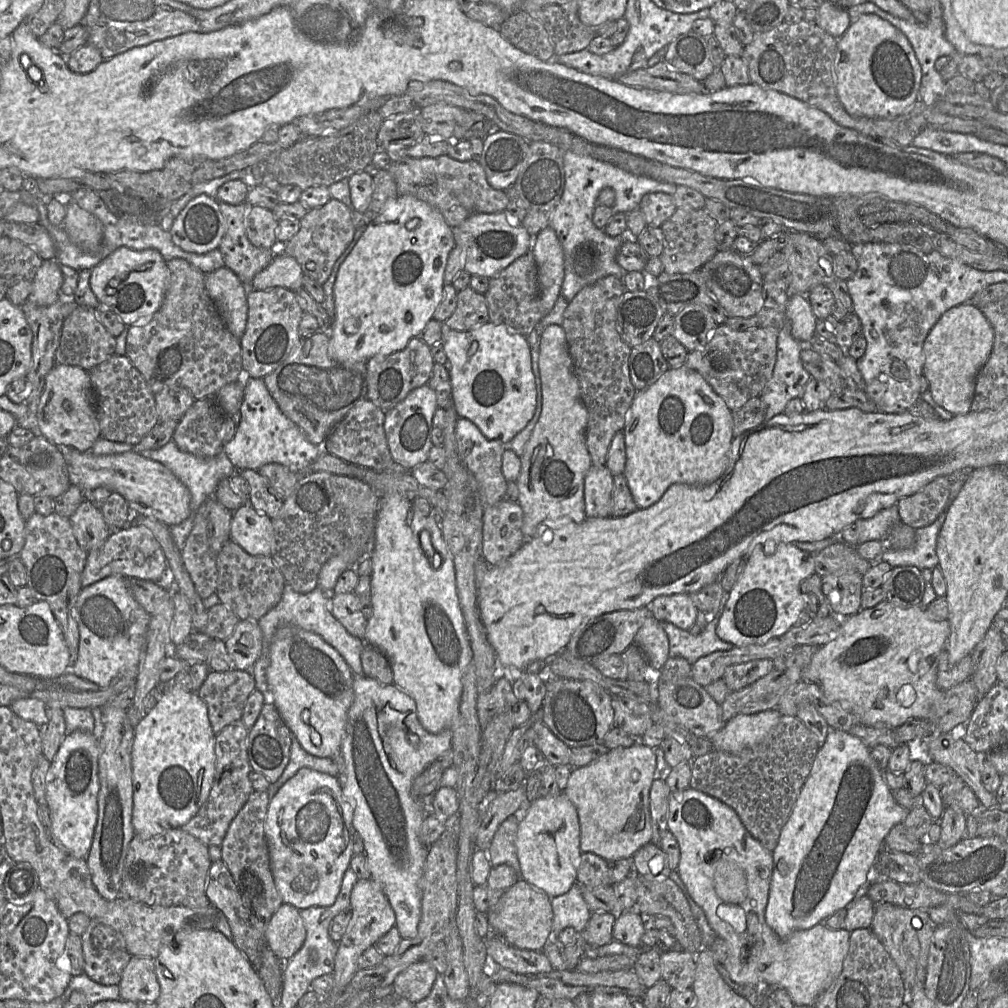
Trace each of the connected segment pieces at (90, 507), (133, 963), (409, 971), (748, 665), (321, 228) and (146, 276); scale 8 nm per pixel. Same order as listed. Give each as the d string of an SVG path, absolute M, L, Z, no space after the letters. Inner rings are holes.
M84 500L68 519L77 542L87 552L100 548L111 534L99 508L88 500Z
M132 956L119 983L121 1000L137 1004L154 1003L160 996L155 960Z
M425 960L417 961L396 976L392 993L417 1003L429 995L437 975L432 964Z
M771 659L751 660L745 663L729 666L722 680L732 691L740 691L773 670Z
M334 198L321 207L310 209L300 219L300 229L297 234L284 243L284 253L299 263L304 275L308 275L319 284L324 284L335 262L353 240L356 227L352 223L351 216L352 210Z
M121 246L91 269L90 287L99 302L106 304L116 313L126 326L138 320L145 320L155 314L161 307L169 283L167 261L156 249L133 250Z

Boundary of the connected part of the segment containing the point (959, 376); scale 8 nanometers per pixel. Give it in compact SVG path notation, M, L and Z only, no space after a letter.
M969 302L952 307L941 315L930 330L923 344L925 361L923 376L928 381L928 390L934 402L953 415L963 415L971 410L975 393L976 377L987 362L994 343L994 331L979 307Z

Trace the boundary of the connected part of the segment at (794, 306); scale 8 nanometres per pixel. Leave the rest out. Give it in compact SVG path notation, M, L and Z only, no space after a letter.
M807 295L790 297L786 304L785 317L790 324L793 338L798 342L809 341L815 335L817 318L813 314Z

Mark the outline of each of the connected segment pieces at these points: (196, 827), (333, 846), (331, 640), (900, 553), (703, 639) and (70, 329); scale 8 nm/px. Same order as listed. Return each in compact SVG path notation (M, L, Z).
M239 719L215 735L215 775L209 796L196 815L180 828L206 846L221 847L230 823L254 791L249 779L252 767L247 753L248 731L249 729Z
M303 767L287 780L269 800L265 819L265 839L270 857L270 869L283 903L297 909L334 904L345 871L353 857L353 810L342 794L338 777Z
M285 584L281 600L258 621L263 635L262 652L253 667L250 670L246 670L252 673L257 690L262 693L267 693L269 697L266 673L270 663L270 646L279 627L285 624L298 626L318 634L339 652L354 675L364 675L361 663L361 653L366 643L363 639L354 637L348 633L342 624L333 616L331 612L331 598L333 598L333 594L334 592L326 593L319 586L309 593L302 594L293 590L289 584Z
M952 481L950 496L943 511L931 525L915 529L915 543L911 548L892 550L884 547L878 560L887 562L892 568L899 566L915 566L918 569L933 569L938 566L939 559L936 554L937 538L946 519L952 502L963 488L965 481Z
M725 593L720 608L714 614L714 620L708 622L706 627L697 635L680 629L669 622L659 621L660 626L668 637L669 657L682 657L692 665L701 657L717 651L732 649L734 647L733 644L720 639L716 634L716 626L727 599L728 593Z
M78 306L63 321L55 364L78 366L87 371L115 354L116 338L103 326L94 308Z

